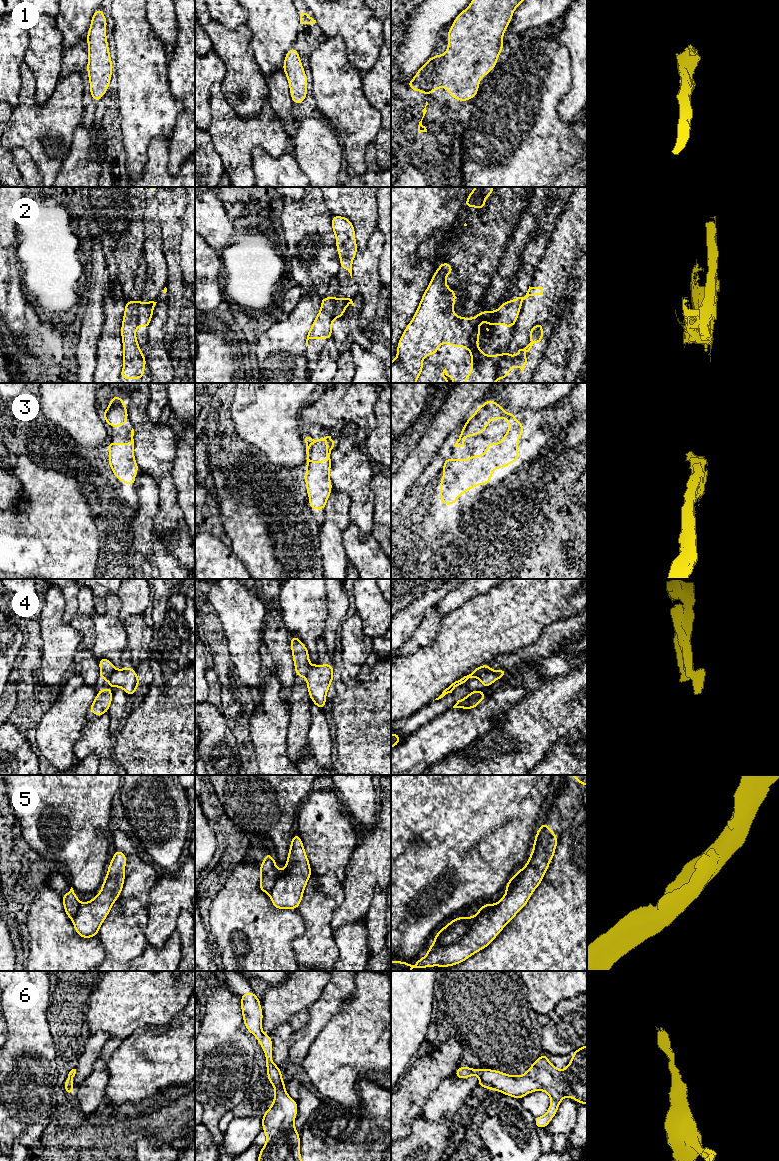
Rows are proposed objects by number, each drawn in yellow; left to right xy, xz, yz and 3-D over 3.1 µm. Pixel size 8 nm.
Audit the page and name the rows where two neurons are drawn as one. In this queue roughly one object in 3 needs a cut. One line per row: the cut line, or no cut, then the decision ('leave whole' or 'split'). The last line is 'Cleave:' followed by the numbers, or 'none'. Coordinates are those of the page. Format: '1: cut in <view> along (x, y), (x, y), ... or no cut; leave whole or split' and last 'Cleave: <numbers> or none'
1: no cut; leave whole
2: cut in yz along (478, 329), (471, 336), (471, 352), (478, 361), (485, 365); split
3: no cut; leave whole
4: cut in yz along (490, 669), (479, 678); split
5: no cut; leave whole
6: no cut; leave whole
Cleave: 2, 4

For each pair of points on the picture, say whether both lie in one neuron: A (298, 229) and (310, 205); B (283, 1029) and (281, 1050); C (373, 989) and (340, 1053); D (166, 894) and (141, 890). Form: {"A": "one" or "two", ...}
{"A": "one", "B": "one", "C": "one", "D": "two"}

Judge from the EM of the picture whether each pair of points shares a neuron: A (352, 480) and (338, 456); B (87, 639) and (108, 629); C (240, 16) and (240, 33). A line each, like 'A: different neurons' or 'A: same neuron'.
A: same neuron
B: different neurons
C: different neurons

